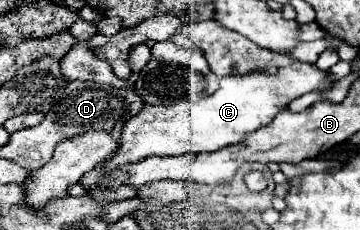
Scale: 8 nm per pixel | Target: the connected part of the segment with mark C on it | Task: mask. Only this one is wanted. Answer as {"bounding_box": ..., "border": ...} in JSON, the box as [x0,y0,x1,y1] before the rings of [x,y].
{"bounding_box":[79,61,331,191],"border":[[[295,61],[295,63],[287,65],[287,67],[279,67],[275,77],[267,75],[265,71],[251,71],[247,75],[231,75],[231,77],[221,79],[219,89],[213,95],[204,97],[204,91],[202,91],[203,94],[195,93],[195,95],[191,95],[187,99],[181,99],[181,101],[175,101],[171,105],[151,105],[151,107],[145,105],[139,115],[135,115],[133,119],[129,119],[123,125],[121,149],[115,153],[115,157],[111,157],[103,167],[99,165],[95,171],[89,171],[79,183],[87,191],[93,185],[103,185],[107,189],[117,189],[127,179],[127,175],[123,171],[117,171],[117,167],[121,167],[125,163],[135,163],[135,161],[141,161],[143,157],[149,157],[149,155],[167,157],[167,155],[185,155],[185,153],[209,153],[209,151],[223,149],[227,145],[235,145],[247,133],[267,125],[277,115],[277,109],[285,107],[289,101],[293,101],[293,99],[297,99],[297,97],[301,97],[305,93],[327,91],[327,89],[331,89],[331,83],[327,81],[327,71],[321,71],[313,63]]]}

